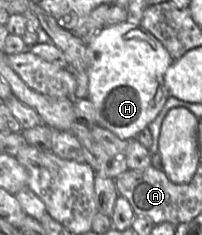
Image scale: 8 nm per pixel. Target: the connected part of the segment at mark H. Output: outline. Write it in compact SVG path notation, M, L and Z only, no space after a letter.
M126 21L102 27L87 44L88 99L97 112L97 124L120 139L136 138L170 97L164 76L173 61L163 44L141 23Z

